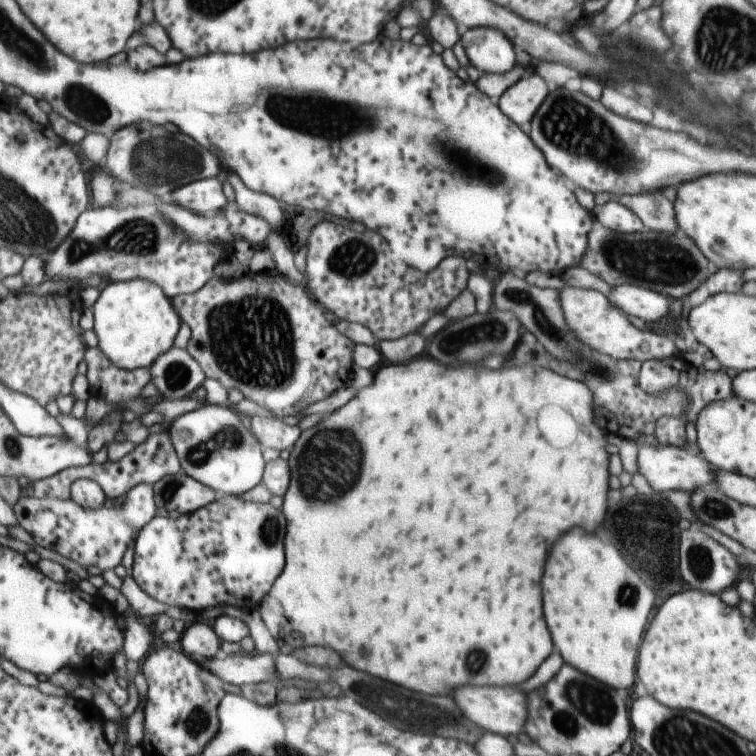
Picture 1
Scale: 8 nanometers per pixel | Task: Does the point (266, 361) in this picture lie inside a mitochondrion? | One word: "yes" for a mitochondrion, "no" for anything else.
yes

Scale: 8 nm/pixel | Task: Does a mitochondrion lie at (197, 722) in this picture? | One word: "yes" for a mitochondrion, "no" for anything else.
yes

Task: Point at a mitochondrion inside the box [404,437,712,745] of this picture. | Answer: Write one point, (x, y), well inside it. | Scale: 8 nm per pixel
(583, 702)

